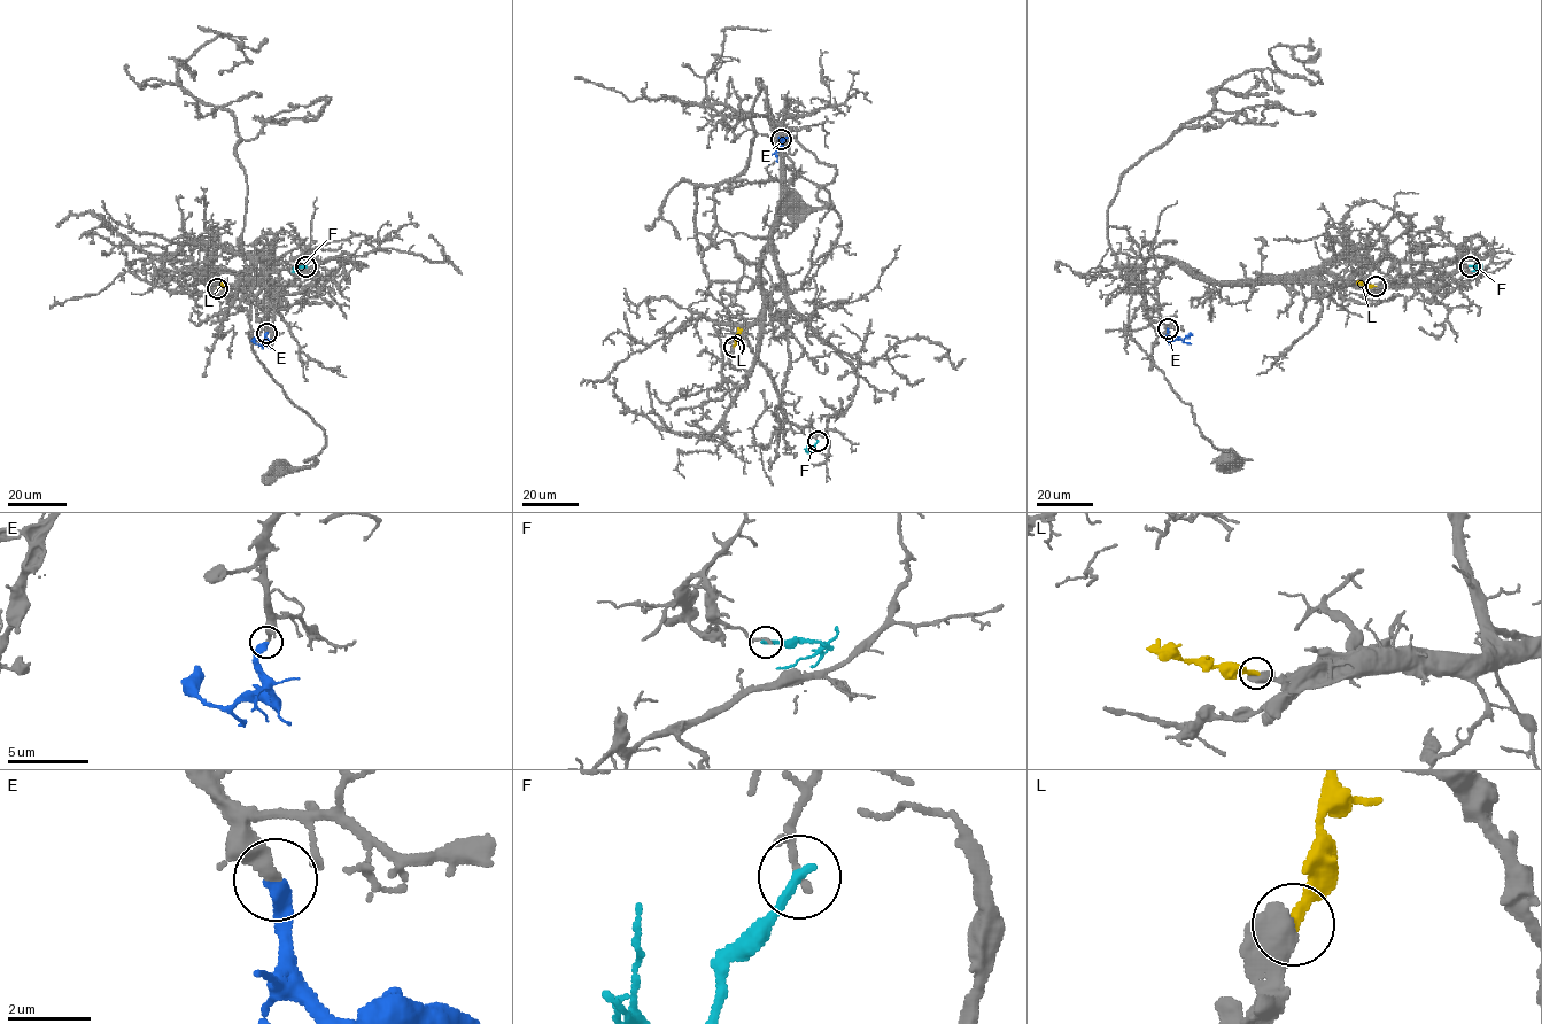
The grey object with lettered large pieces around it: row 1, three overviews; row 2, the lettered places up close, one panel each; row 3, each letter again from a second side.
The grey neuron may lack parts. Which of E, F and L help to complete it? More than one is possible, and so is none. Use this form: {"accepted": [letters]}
{"accepted": ["E", "L"]}

